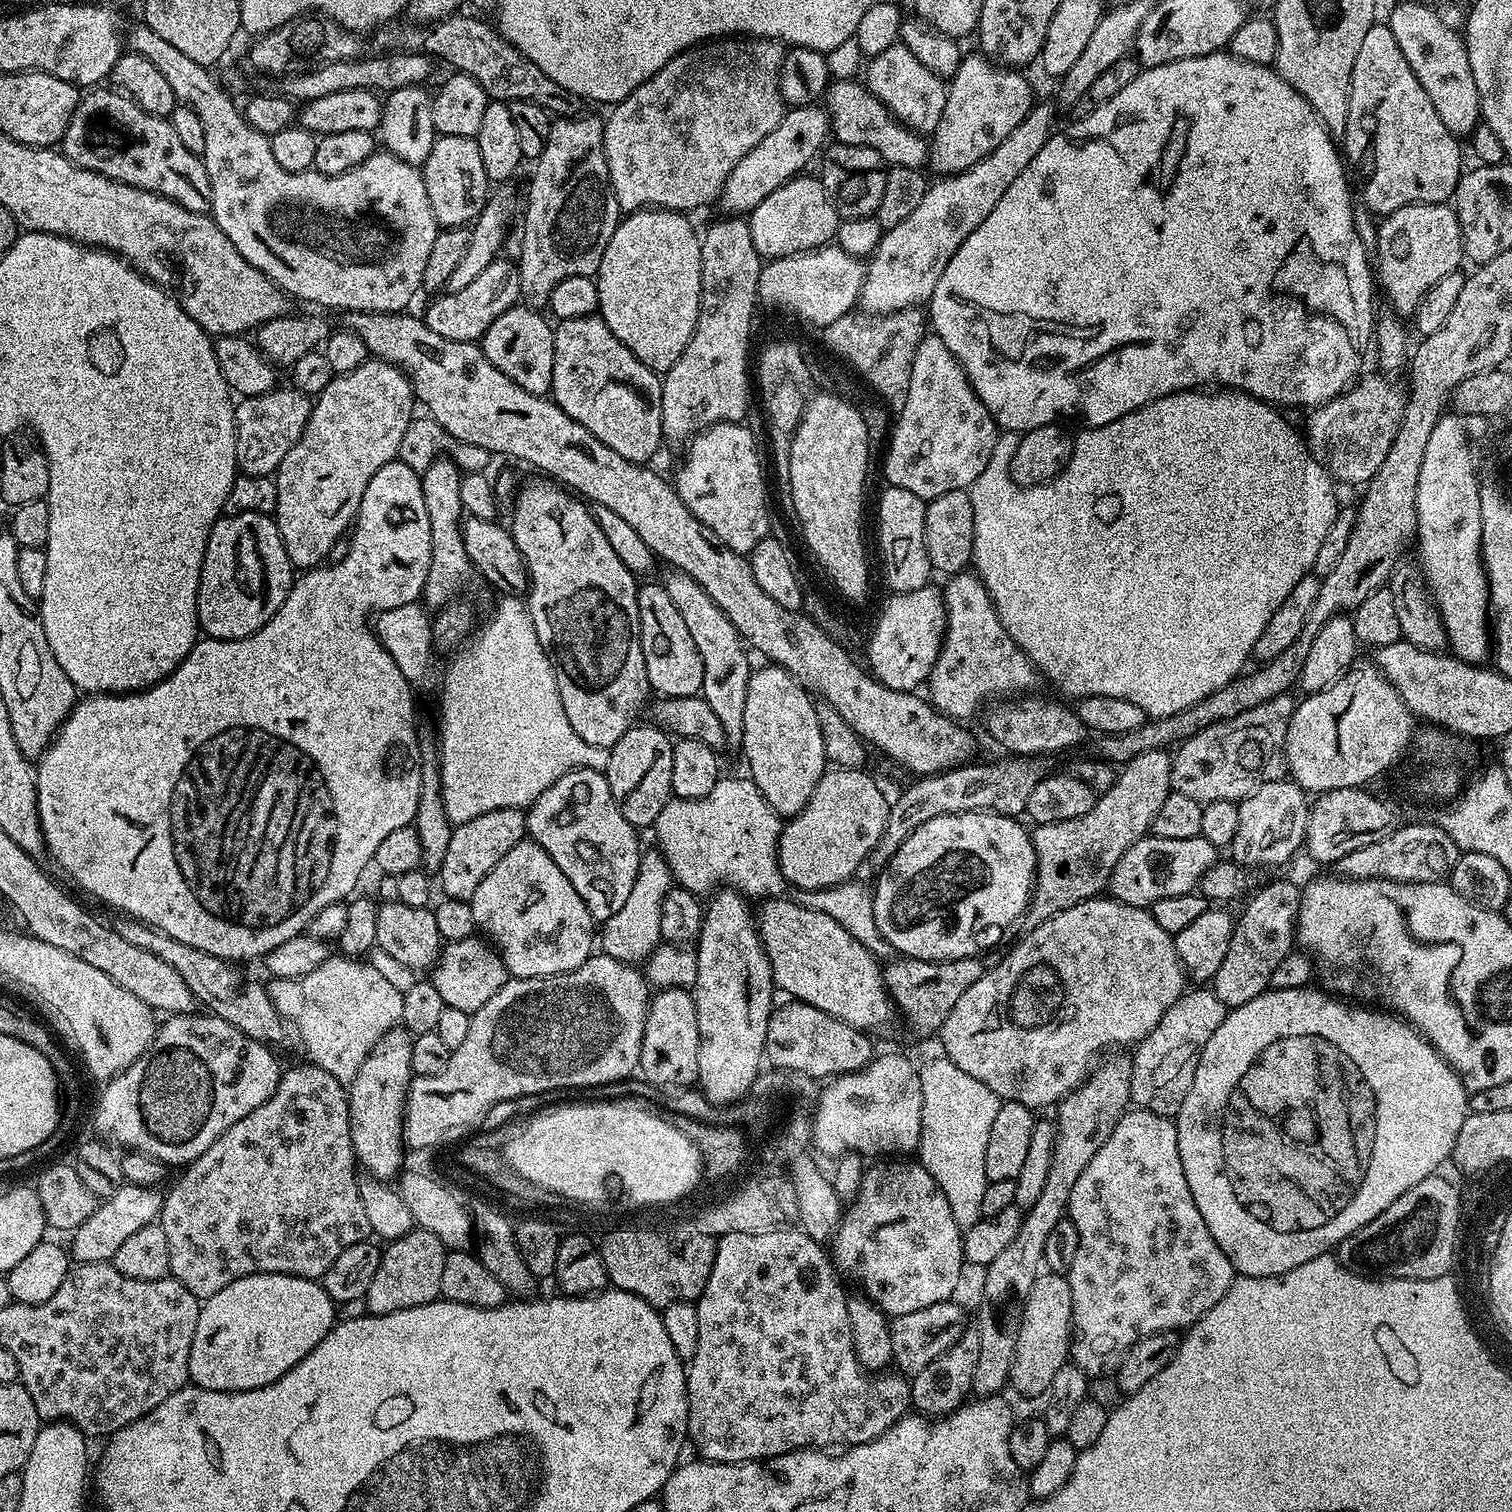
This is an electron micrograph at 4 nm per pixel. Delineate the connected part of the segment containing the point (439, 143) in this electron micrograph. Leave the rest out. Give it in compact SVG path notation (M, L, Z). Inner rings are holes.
M437 135L422 171L426 198L430 198L430 210L434 210L437 225L441 229L471 225L490 195L490 181L482 166L482 154L478 151L476 139L471 136Z

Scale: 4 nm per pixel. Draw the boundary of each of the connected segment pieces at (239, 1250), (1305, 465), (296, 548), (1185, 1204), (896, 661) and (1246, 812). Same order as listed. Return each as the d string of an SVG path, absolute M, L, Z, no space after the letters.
M311 1062L303 1063L297 1068L290 1069L289 1072L287 1069L281 1075L278 1086L270 1099L262 1102L258 1110L250 1110L246 1118L234 1122L234 1126L230 1126L226 1134L216 1139L214 1146L210 1146L210 1150L203 1152L197 1160L193 1160L181 1171L184 1173L181 1174L180 1181L172 1189L167 1189L158 1223L160 1229L166 1234L166 1242L170 1246L170 1266L172 1267L170 1276L182 1286L186 1286L186 1290L190 1290L190 1294L194 1294L197 1298L207 1298L218 1294L218 1290L226 1290L230 1282L259 1272L301 1276L307 1280L319 1281L326 1274L326 1270L334 1266L334 1258L338 1258L342 1250L346 1250L351 1244L365 1243L369 1239L368 1219L366 1210L362 1206L358 1175L356 1176L358 1163L351 1142L349 1093L345 1085L340 1084L338 1078L326 1074L326 1070L322 1070Z
M1235 390L1175 392L1169 396L1158 398L1141 408L1135 408L1132 412L1122 414L1122 418L1114 418L1114 422L1106 422L1106 426L1085 427L1080 430L1080 433L1075 433L1070 462L1054 479L1046 481L1045 484L1025 486L1011 483L1009 453L1000 448L996 450L992 455L992 460L986 462L986 470L982 470L982 474L978 474L978 478L974 478L971 488L967 489L970 506L974 506L974 550L972 551L971 567L988 591L1002 626L1006 626L1006 634L1010 634L1010 638L1014 638L1017 646L1028 655L1032 667L1043 679L1045 676L1050 683L1057 684L1066 695L1076 696L1075 698L1109 696L1110 698L1122 698L1126 702L1134 702L1134 706L1138 706L1144 711L1145 717L1161 720L1202 702L1202 698L1214 694L1214 690L1222 690L1222 686L1226 686L1245 671L1244 663L1250 660L1254 650L1254 642L1258 642L1262 630L1266 630L1266 622L1270 622L1270 618L1274 618L1274 610L1278 610L1278 606L1282 606L1282 602L1286 602L1286 598L1290 598L1290 590L1294 590L1294 586L1298 586L1298 582L1302 582L1302 578L1315 569L1318 550L1322 546L1322 538L1326 538L1326 530L1330 530L1338 511L1336 492L1332 489L1333 477L1329 475L1323 464L1319 464L1313 458L1305 437L1301 433L1299 436L1276 412L1279 411L1273 405L1258 400L1255 396L1249 396L1247 392Z
M375 358L358 366L358 370L333 375L332 381L315 397L304 433L290 454L282 458L274 473L278 486L274 519L293 569L307 570L323 565L331 557L328 555L339 542L340 535L353 527L356 513L360 510L362 494L366 494L370 478L374 478L382 466L397 459L402 434L406 434L406 426L414 419L412 404L414 393L407 376L397 365Z
M1138 1107L1125 1112L1118 1126L1114 1126L1114 1134L1110 1134L1110 1138L1102 1142L1102 1150L1098 1150L1098 1154L1090 1158L1086 1170L1078 1174L1078 1182L1074 1182L1074 1190L1070 1190L1066 1216L1072 1221L1078 1234L1077 1252L1066 1271L1072 1295L1072 1322L1075 1335L1078 1337L1078 1344L1096 1355L1092 1360L1096 1368L1103 1366L1107 1356L1114 1355L1115 1357L1117 1354L1127 1352L1131 1344L1136 1344L1142 1338L1152 1336L1155 1332L1176 1332L1191 1328L1220 1301L1222 1294L1226 1294L1226 1290L1230 1290L1234 1279L1232 1263L1230 1258L1226 1258L1226 1254L1222 1254L1222 1246L1214 1242L1214 1234L1206 1230L1206 1222L1202 1214L1198 1214L1198 1206L1194 1206L1194 1194L1190 1194L1190 1186L1186 1186L1186 1170L1182 1170L1182 1158L1178 1158L1176 1126L1169 1117L1159 1116Z
M935 586L897 592L889 595L872 637L868 640L868 664L866 668L876 681L890 690L912 692L925 683L932 673L934 662L940 653L940 643L944 641L946 610L941 589Z
M1291 779L1271 780L1258 790L1254 790L1245 800L1239 801L1238 834L1234 834L1234 842L1230 846L1231 859L1249 870L1255 868L1276 868L1284 864L1296 851L1301 851L1304 843L1304 831L1308 825L1309 797L1303 788Z

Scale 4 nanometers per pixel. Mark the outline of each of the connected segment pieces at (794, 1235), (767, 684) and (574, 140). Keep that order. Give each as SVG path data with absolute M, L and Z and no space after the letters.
M796 1228L778 1230L776 1233L748 1234L726 1233L716 1240L716 1257L706 1282L706 1290L695 1301L698 1314L698 1346L696 1356L690 1360L688 1378L688 1440L697 1448L703 1459L714 1464L747 1464L764 1462L773 1456L794 1452L798 1448L831 1449L831 1444L851 1446L865 1444L890 1430L894 1422L909 1415L912 1403L912 1385L903 1375L872 1374L867 1376L861 1368L848 1317L848 1296L840 1285L841 1277L830 1259L829 1253L814 1242L805 1232Z
M779 666L757 667L746 690L746 722L742 749L748 759L747 775L781 818L799 814L810 802L814 786L824 776L826 757L816 705L809 689Z
M581 114L560 118L550 130L548 145L534 161L536 173L528 184L528 209L524 212L524 233L520 236L520 300L529 308L543 309L558 282L567 276L595 277L602 254L614 234L622 213L608 173L604 153L604 120Z

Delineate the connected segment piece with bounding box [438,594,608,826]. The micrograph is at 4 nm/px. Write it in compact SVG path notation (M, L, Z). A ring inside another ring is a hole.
M504 594L499 599L500 605L493 610L488 625L451 657L453 660L444 672L444 685L440 688L441 798L453 826L490 814L490 810L527 809L567 772L575 768L603 772L608 761L607 748L590 746L590 742L578 738L574 726L570 726L570 718L566 718L566 710L562 710L556 672L542 650L542 642L538 642L527 603L516 594ZM500 707L504 707L504 732L508 735L504 737L500 737Z

